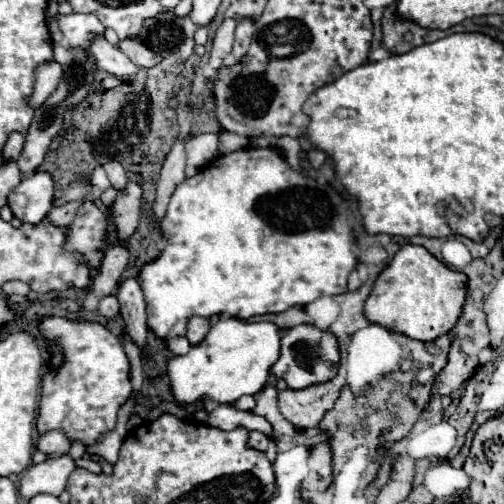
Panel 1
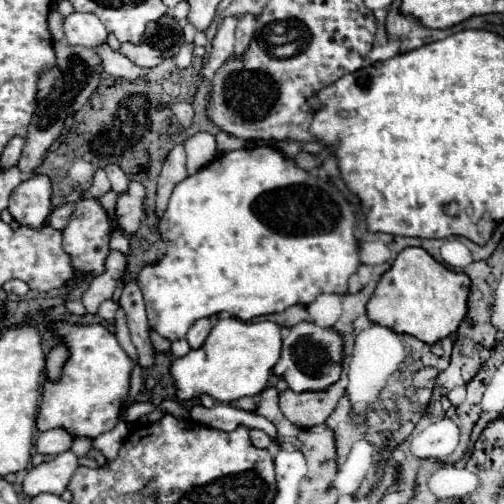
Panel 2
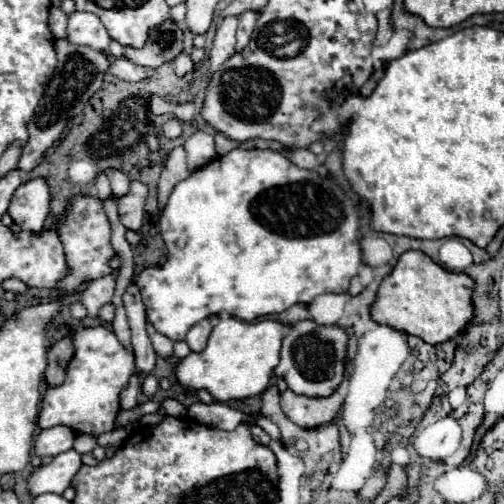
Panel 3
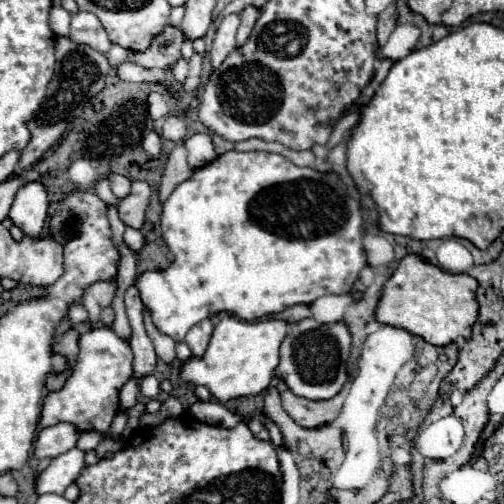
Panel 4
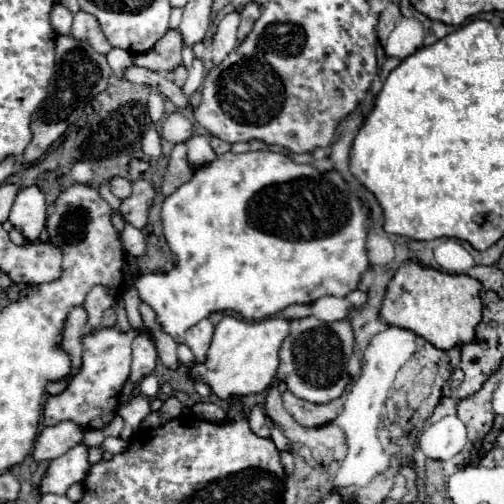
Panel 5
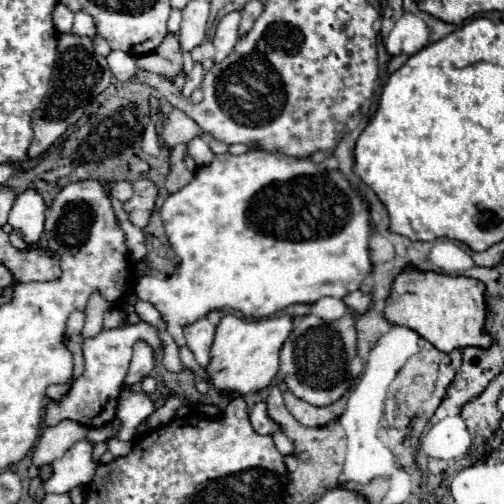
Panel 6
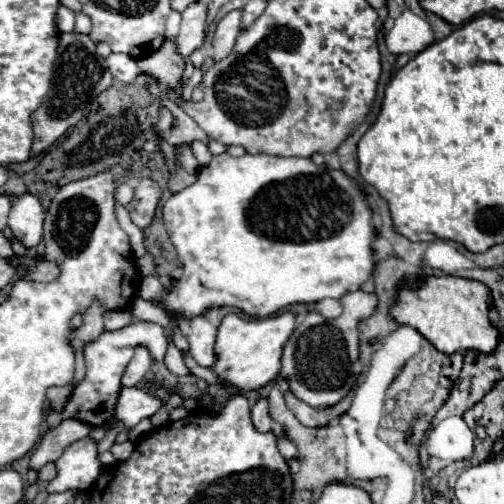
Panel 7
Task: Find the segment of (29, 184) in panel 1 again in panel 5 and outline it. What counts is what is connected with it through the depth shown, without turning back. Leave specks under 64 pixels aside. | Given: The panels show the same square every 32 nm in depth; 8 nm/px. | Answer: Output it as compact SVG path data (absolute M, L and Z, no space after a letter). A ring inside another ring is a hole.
M32 184L18 192L8 220L24 234L26 240L38 240L46 224L46 196L40 186Z

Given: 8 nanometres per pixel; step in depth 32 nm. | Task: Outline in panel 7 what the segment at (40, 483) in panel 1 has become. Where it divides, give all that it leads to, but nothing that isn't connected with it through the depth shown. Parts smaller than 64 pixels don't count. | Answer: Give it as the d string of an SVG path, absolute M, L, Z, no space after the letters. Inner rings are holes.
M82 438L68 446L54 464L56 478L48 482L48 492L66 492L72 488L88 490L102 470L96 452L96 442L92 438Z

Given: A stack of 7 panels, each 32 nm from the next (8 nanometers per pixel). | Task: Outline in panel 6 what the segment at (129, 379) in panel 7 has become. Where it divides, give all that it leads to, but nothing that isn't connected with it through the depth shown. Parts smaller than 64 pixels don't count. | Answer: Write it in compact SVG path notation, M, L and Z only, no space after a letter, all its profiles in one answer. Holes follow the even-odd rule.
M138 340L134 344L134 356L132 356L132 362L130 362L130 370L128 370L128 376L126 376L126 384L138 384L142 378L146 378L152 368L154 368L154 362L156 362L156 356L154 356L154 350L148 348L148 344L144 344L144 340Z

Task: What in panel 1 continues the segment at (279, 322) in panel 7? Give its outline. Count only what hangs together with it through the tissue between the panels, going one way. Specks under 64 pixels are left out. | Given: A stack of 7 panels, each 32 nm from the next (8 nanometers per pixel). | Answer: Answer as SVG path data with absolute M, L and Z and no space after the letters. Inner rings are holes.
M220 318L206 338L192 346L188 354L168 360L170 392L178 404L194 404L210 398L216 404L232 404L244 394L256 394L266 384L270 366L280 354L280 330L272 322L244 322Z

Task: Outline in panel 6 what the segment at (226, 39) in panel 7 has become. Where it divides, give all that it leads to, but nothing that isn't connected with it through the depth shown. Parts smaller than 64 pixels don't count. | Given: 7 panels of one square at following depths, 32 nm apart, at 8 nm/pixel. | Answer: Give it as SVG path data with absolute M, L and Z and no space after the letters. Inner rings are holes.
M230 12L226 14L220 22L218 22L218 28L216 28L216 34L214 34L214 62L218 64L220 60L224 60L232 48L236 46L238 42L238 24L240 24L240 14L238 12Z

